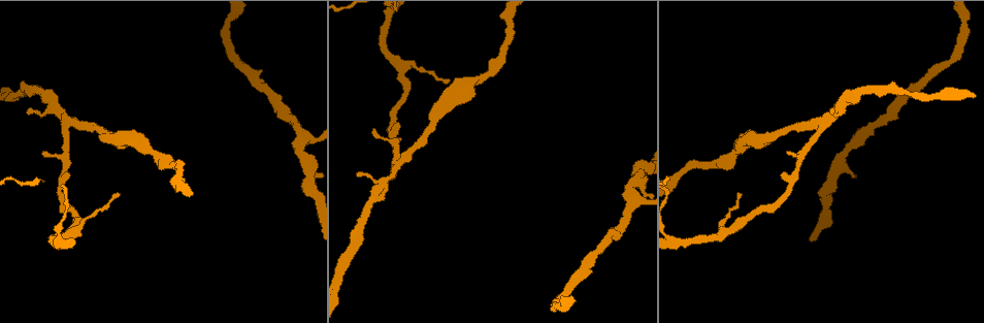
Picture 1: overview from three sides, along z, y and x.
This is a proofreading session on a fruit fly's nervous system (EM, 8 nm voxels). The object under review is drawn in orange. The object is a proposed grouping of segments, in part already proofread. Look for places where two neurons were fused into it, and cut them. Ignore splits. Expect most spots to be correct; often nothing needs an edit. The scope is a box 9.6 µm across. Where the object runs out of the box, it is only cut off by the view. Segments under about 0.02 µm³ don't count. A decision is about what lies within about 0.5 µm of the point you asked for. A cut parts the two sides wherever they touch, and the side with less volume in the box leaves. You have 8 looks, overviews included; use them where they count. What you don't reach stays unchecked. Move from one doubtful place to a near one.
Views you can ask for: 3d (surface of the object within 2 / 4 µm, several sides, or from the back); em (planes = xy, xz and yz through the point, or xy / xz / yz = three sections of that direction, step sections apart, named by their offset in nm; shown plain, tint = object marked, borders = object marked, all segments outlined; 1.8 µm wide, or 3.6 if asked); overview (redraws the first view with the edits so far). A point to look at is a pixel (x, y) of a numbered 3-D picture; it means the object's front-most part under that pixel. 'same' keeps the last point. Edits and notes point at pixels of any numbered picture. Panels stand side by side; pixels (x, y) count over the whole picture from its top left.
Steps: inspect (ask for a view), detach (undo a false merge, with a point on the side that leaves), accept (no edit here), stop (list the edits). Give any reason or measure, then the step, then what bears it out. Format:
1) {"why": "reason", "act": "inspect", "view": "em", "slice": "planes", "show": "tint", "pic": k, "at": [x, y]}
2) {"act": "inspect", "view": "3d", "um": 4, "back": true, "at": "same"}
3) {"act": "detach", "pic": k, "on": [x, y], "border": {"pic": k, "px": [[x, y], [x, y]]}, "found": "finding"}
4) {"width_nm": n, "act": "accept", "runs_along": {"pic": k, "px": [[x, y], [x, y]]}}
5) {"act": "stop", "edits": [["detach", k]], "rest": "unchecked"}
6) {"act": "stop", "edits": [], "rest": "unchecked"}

{"why": "a fork", "act": "inspect", "view": "em", "slice": "planes", "show": "tint", "pic": 1, "at": [72, 233]}

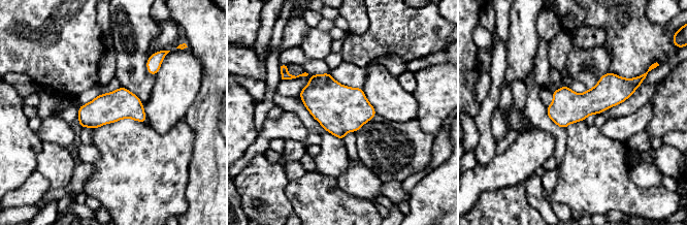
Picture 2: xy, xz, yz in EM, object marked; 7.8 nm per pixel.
{"act": "accept", "runs_along": {"pic": 2, "px": [[631, 90], [549, 110]]}, "found": "all the same neuron"}

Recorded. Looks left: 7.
{"act": "inspect", "view": "3d", "um": 2, "pic": 1, "at": [858, 141]}

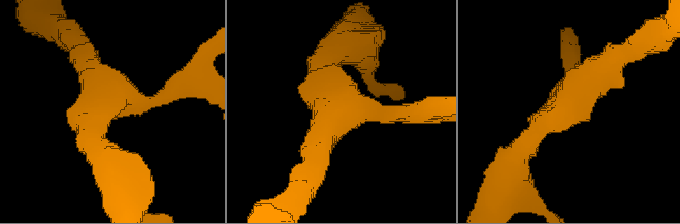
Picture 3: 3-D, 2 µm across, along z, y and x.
{"act": "inspect", "view": "em", "slice": "planes", "show": "tint", "pic": 3, "at": [573, 98]}

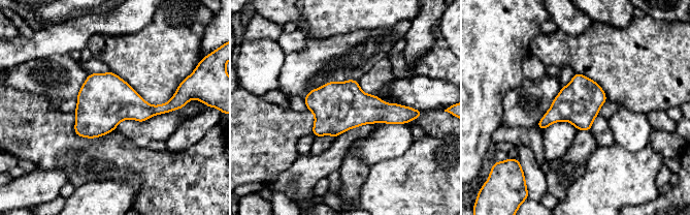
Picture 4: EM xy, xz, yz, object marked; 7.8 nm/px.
{"act": "accept", "found": "continuous, no second neuron"}

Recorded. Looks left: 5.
{"why": "three arms meet", "act": "inspect", "view": "em", "slice": "planes", "show": "tint", "pic": 1, "at": [68, 125]}

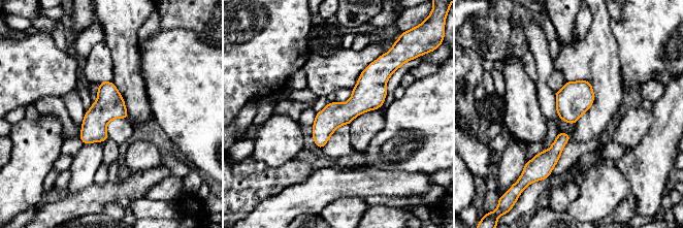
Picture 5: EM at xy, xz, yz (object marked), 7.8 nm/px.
{"act": "accept", "runs_along": {"pic": 5, "px": [[378, 67], [320, 144]]}, "found": "continuous, no second neuron"}

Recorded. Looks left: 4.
{"why": "thick turns thin", "act": "inspect", "view": "em", "slice": "planes", "show": "tint", "pic": 1, "at": [106, 130]}

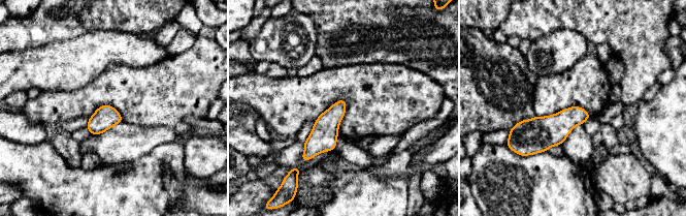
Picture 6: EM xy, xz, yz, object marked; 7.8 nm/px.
{"act": "accept", "found": "all the same neuron"}

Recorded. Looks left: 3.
{"act": "stop", "edits": [], "rest": "unchecked"}

